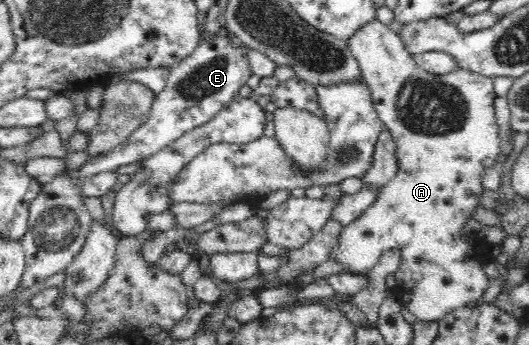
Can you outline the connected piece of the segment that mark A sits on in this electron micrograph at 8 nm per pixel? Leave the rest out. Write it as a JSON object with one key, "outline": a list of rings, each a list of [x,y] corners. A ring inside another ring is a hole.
{"outline":[[[377,18],[372,22],[367,22],[362,25],[358,30],[354,31],[354,34],[349,38],[347,44],[352,51],[352,54],[357,58],[359,67],[361,70],[362,80],[364,80],[370,87],[372,101],[374,101],[374,108],[380,117],[380,120],[384,123],[385,129],[387,129],[394,138],[397,147],[397,158],[398,158],[398,171],[396,177],[384,186],[379,192],[378,199],[374,202],[373,206],[370,206],[362,216],[356,218],[356,220],[347,224],[341,232],[338,242],[335,247],[331,250],[329,258],[339,262],[342,267],[346,267],[350,273],[356,273],[356,275],[369,275],[372,268],[377,264],[382,253],[393,248],[399,248],[402,260],[400,268],[398,268],[396,276],[396,282],[398,286],[402,286],[404,292],[402,296],[398,294],[398,300],[405,306],[417,320],[423,321],[439,321],[444,318],[450,311],[456,310],[461,306],[466,306],[469,302],[477,301],[486,288],[490,284],[490,279],[484,273],[482,258],[476,260],[473,258],[476,248],[474,243],[470,244],[465,240],[465,235],[460,232],[463,226],[470,219],[474,218],[474,212],[478,208],[482,208],[480,205],[480,198],[482,196],[482,176],[488,168],[494,167],[497,162],[496,159],[502,153],[500,149],[500,128],[497,123],[497,116],[495,115],[494,102],[496,100],[496,92],[494,91],[494,83],[491,77],[486,75],[475,73],[463,68],[458,67],[452,72],[443,75],[435,75],[421,68],[418,68],[416,61],[413,59],[413,55],[410,54],[402,42],[400,35],[395,31],[392,31],[388,25],[382,24]]]}

